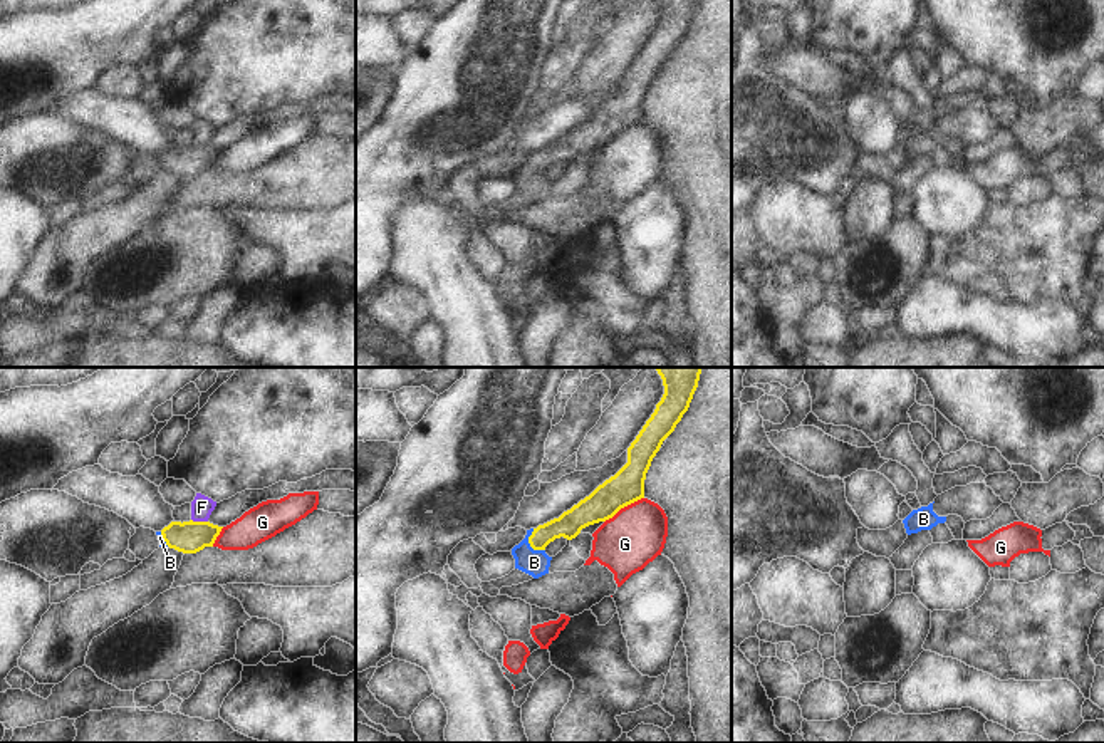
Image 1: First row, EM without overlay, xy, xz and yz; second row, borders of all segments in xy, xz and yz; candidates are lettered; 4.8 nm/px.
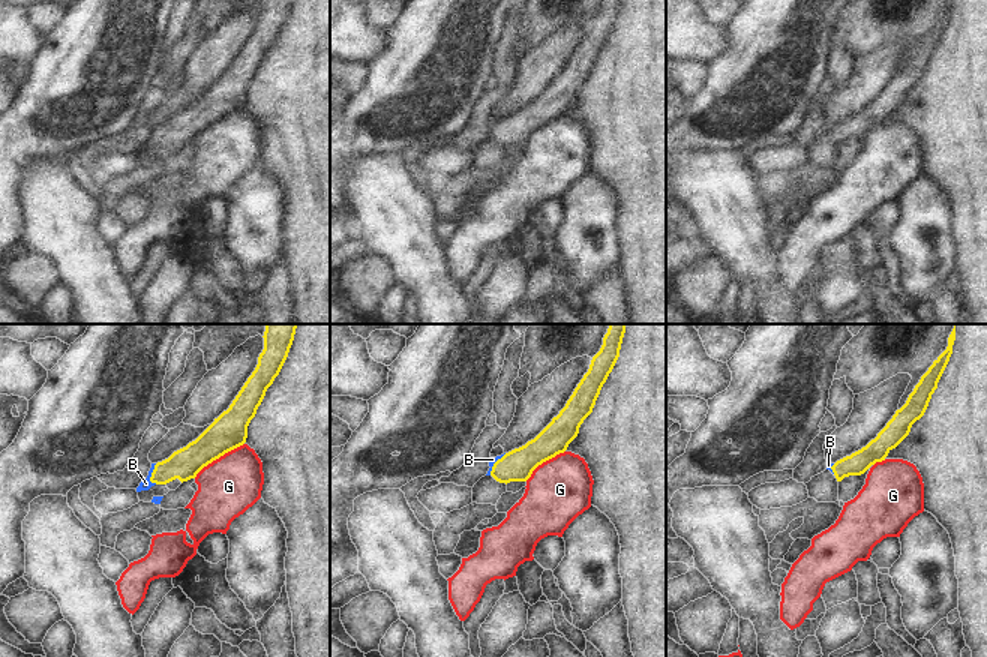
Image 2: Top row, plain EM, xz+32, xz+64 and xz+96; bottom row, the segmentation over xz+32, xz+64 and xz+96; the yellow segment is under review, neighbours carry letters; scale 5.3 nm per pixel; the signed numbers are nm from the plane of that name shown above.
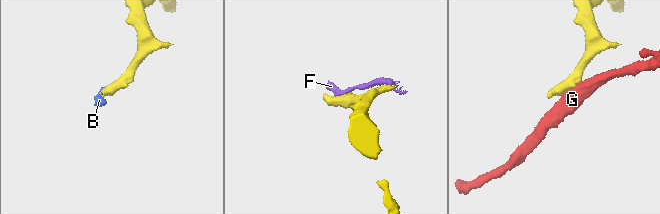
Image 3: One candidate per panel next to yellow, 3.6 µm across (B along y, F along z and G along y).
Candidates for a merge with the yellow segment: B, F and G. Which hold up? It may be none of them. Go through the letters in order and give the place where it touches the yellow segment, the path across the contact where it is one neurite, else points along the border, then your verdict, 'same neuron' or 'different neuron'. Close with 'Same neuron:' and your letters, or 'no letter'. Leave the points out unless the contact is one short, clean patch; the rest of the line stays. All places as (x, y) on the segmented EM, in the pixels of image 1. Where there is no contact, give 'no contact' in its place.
B: meets yellow in xz at (529, 542); runs through xz (569, 524), (529, 542), (534, 562); same neuron
F: meets yellow in xy at (200, 522); border along xy (192, 519), (207, 522); different neuron
G: meets yellow in xz at (623, 507); border along xz (643, 497), (621, 507), (604, 522); different neuron
Same neuron: B

